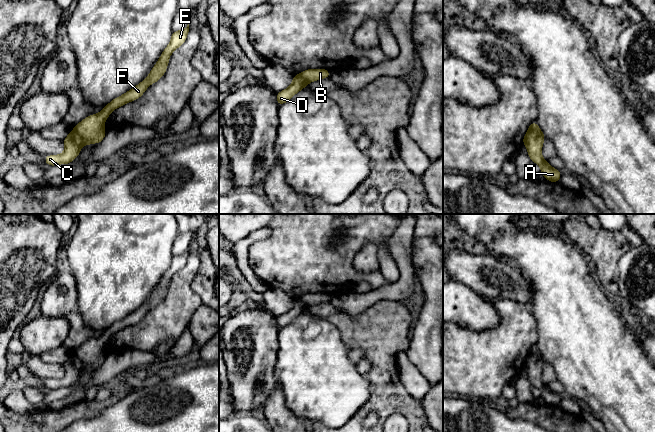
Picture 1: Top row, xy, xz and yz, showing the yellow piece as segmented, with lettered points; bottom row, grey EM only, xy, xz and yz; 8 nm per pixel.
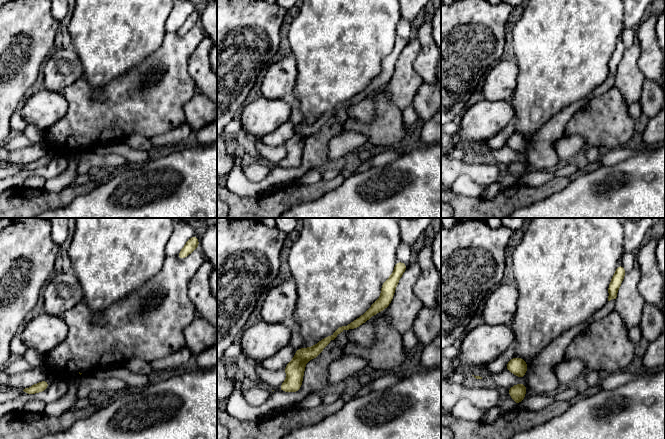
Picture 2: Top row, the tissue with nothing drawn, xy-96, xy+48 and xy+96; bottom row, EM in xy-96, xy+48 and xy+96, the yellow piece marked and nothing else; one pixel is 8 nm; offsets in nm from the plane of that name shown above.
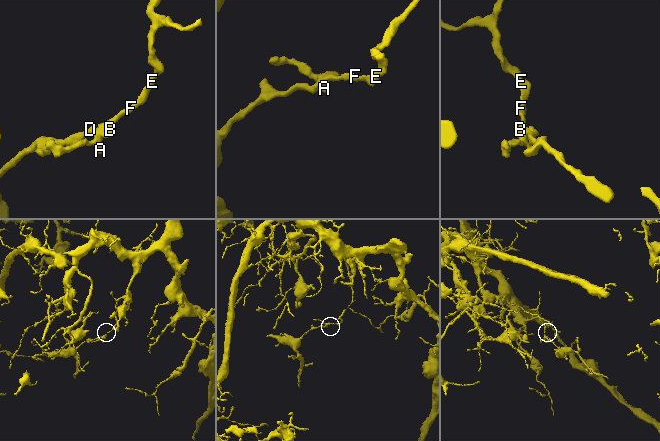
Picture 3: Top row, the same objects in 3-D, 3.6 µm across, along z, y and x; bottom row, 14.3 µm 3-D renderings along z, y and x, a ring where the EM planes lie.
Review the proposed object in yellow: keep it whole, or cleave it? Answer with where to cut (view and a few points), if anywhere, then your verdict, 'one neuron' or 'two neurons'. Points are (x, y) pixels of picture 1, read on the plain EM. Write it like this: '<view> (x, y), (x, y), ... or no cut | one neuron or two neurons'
xy (74, 353), (81, 362), (82, 368) | two neurons

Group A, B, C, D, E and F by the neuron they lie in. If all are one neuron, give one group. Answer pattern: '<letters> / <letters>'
A C D / B E F

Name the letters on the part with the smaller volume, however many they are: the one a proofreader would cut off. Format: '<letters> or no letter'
A, C, D

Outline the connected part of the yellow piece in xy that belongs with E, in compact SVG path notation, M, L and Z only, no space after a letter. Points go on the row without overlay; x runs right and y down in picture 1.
M189 248L183 254L173 255L169 269L163 274L147 302L122 320L113 323L100 337L86 341L75 350L74 354L82 362L82 369L99 368L106 359L107 355L103 352L103 348L110 337L116 332L140 322L150 308L157 306L165 298L171 277L186 265L188 256Z

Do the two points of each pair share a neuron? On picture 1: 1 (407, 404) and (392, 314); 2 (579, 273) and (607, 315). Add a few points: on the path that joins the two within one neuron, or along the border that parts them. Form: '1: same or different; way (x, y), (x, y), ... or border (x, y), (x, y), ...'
1: same; way (387, 382), (387, 336)
2: same; way (579, 283), (579, 287), (597, 305)

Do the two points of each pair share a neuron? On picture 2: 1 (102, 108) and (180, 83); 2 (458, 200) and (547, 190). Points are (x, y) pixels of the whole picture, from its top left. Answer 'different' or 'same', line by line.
1: same
2: same

